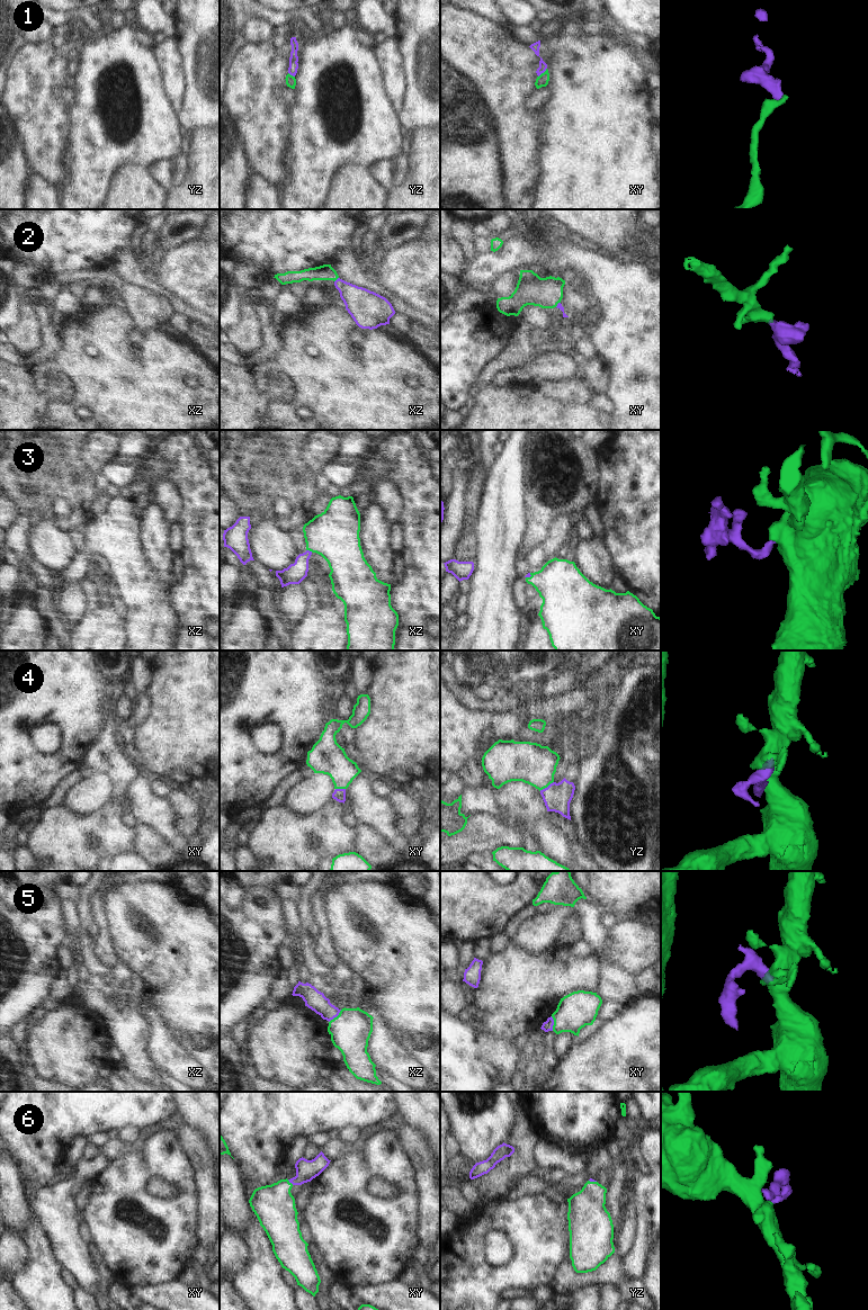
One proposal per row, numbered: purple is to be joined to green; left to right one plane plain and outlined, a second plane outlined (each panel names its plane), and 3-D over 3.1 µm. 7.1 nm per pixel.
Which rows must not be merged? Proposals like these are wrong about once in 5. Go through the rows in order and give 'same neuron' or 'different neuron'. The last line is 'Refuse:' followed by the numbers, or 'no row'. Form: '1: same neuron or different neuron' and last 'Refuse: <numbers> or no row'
1: different neuron
2: same neuron
3: same neuron
4: same neuron
5: same neuron
6: same neuron
Refuse: 1

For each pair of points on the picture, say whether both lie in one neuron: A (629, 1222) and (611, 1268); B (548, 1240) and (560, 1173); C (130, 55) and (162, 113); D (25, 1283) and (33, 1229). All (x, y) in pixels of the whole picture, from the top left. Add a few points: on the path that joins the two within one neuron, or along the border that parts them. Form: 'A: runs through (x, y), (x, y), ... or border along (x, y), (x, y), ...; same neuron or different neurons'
A: border along (614, 1253), (622, 1261); different neurons
B: border along (544, 1193), (555, 1201), (562, 1199); different neurons
C: runs through (137, 70), (142, 91), (148, 98); same neuron
D: runs through (35, 1270), (35, 1243); same neuron

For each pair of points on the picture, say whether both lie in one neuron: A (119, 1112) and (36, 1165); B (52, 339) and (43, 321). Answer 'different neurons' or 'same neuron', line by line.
A: same neuron
B: different neurons

